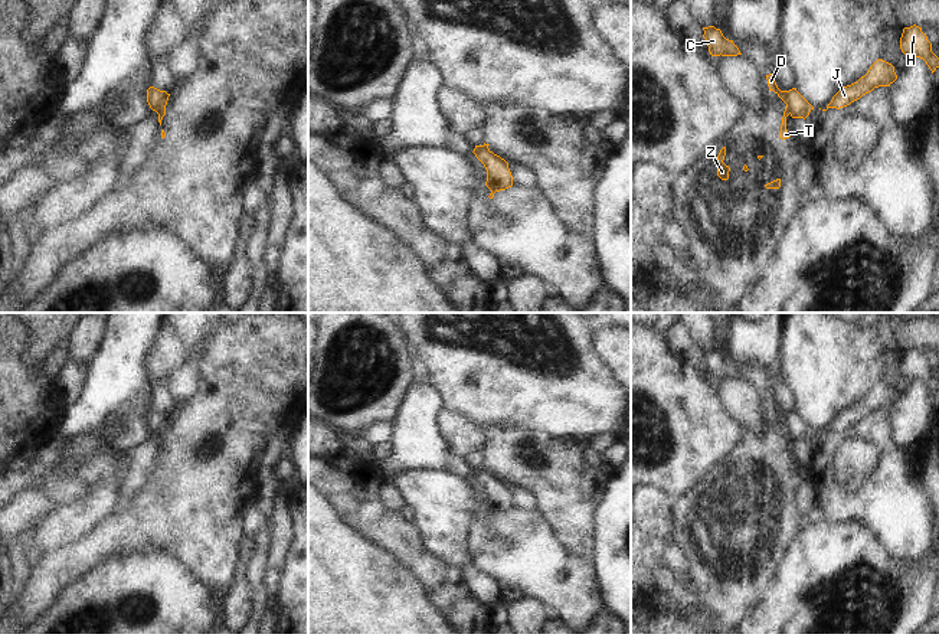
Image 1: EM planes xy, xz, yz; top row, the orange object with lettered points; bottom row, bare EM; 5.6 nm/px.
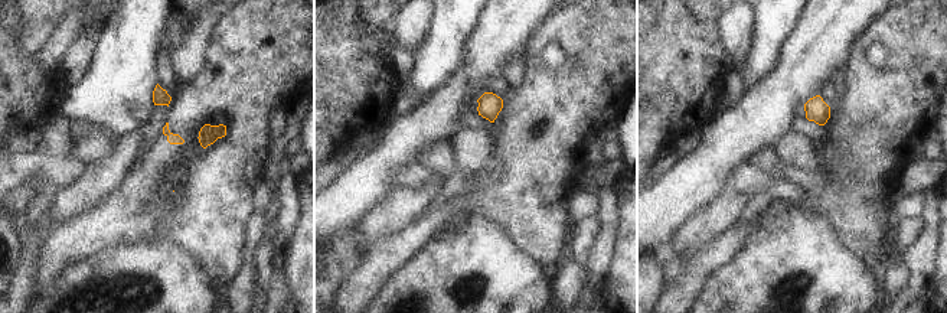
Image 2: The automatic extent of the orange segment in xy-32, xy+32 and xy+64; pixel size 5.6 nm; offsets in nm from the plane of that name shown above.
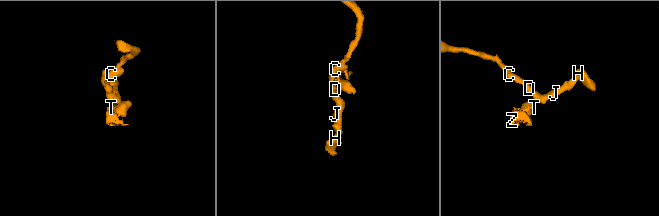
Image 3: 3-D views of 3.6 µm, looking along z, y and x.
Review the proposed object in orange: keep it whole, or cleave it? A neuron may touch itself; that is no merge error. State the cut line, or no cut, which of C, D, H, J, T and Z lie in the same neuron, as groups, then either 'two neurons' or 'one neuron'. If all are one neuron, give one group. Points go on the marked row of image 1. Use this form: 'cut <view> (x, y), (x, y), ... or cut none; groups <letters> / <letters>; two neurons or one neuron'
cut yz (785, 108), (789, 113); groups C D H J / T Z; two neurons

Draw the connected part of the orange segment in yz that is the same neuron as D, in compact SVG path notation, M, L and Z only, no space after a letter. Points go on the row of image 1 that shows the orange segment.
M766 75L769 91L773 91L785 104L786 110L792 118L807 118L814 107L796 91L792 88L789 91L781 91L772 76Z

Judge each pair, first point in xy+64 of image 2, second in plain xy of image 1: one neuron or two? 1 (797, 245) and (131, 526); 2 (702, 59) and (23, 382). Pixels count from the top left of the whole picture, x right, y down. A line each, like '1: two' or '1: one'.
1: two
2: one

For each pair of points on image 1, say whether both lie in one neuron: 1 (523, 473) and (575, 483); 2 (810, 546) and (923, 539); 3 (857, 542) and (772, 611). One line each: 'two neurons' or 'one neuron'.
1: one neuron
2: two neurons
3: one neuron

